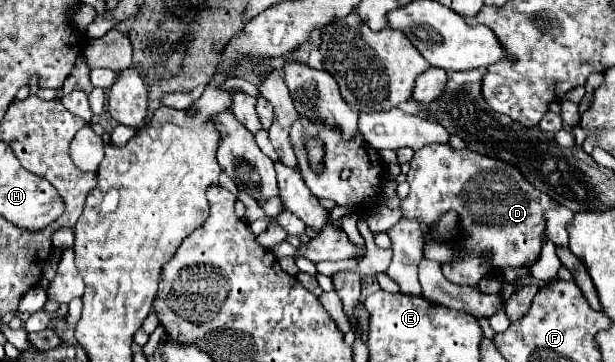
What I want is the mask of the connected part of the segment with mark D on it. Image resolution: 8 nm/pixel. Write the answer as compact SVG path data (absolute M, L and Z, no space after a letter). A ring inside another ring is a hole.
M438 143L414 153L406 181L410 183L410 195L400 203L402 219L434 227L444 213L454 211L458 215L460 235L450 241L458 259L442 265L442 273L450 283L474 287L494 271L528 267L540 257L542 239L546 237L544 215L558 203L548 193L538 191L516 165L470 149L454 149L450 143Z

